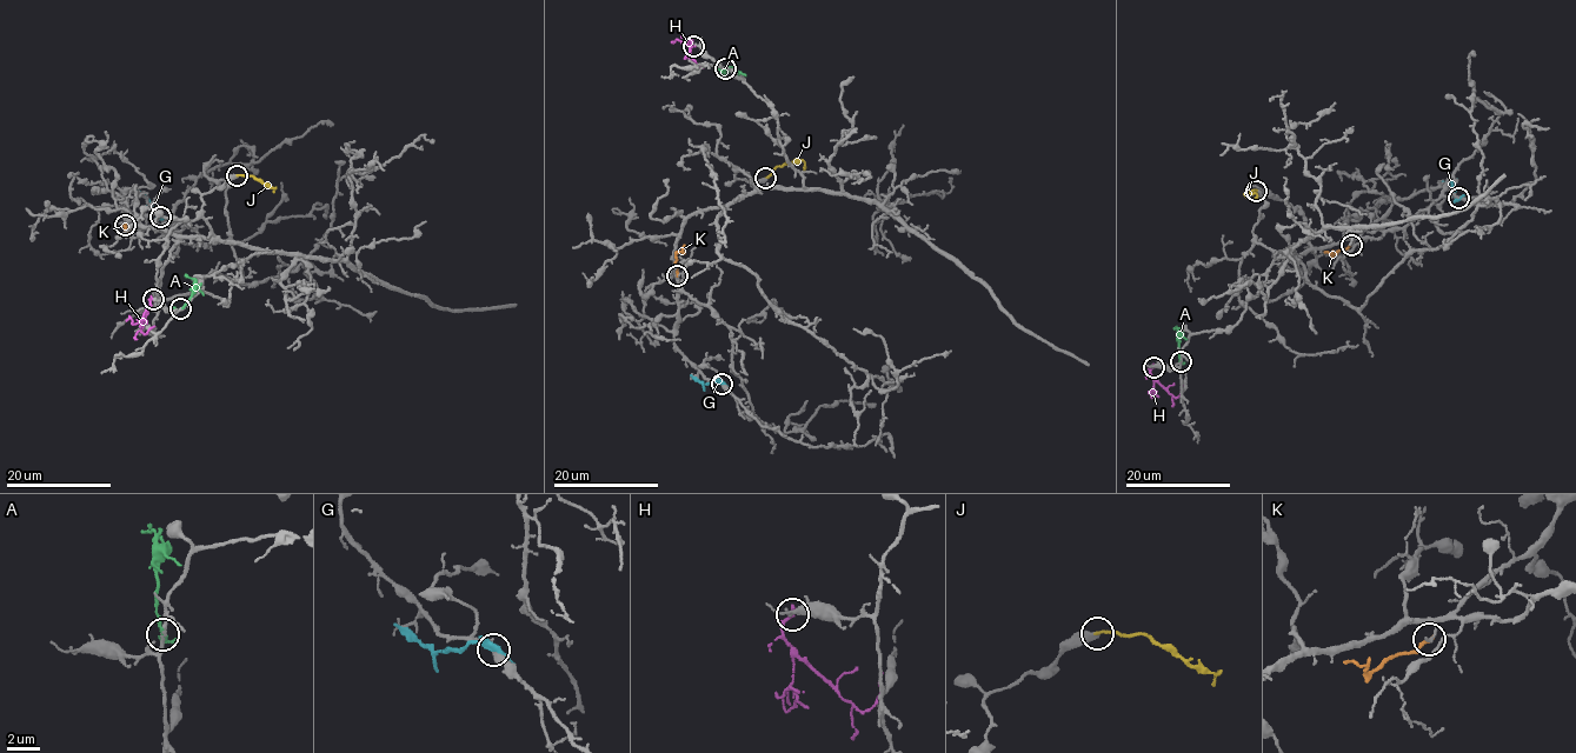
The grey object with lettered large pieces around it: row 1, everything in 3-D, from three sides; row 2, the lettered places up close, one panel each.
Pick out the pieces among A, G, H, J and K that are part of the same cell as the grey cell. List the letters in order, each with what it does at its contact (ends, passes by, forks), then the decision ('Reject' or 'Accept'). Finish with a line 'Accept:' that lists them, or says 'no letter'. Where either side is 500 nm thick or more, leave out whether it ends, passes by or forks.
A: It forks there. Accept
G: It passes by. Reject
H: It ends there. Reject
J: It ends there. Accept
K: It ends there. Reject
Accept: A, J

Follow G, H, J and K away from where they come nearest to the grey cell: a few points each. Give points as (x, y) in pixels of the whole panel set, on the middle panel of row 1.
G: (722, 384), (704, 384), (691, 374)
H: (695, 46), (691, 41), (690, 59), (703, 67)
J: (765, 178), (785, 164), (803, 160), (803, 167)
K: (677, 275), (676, 254), (685, 245)

